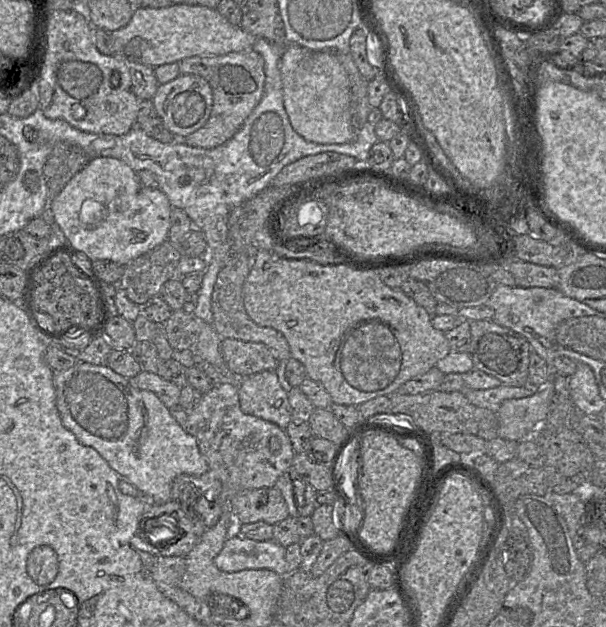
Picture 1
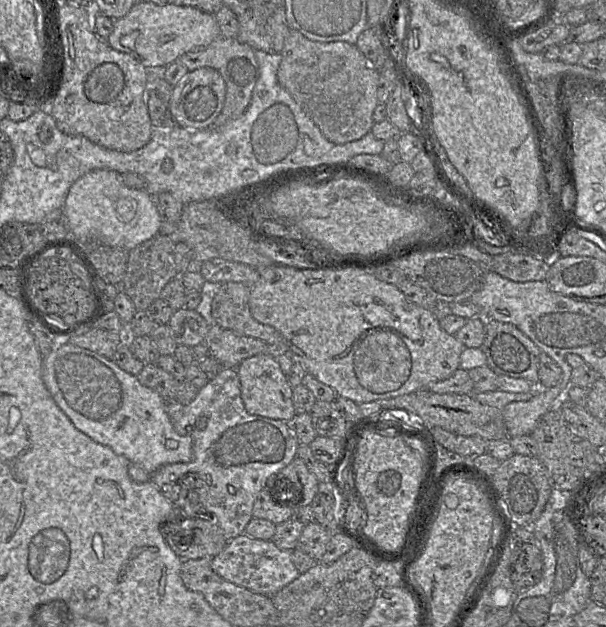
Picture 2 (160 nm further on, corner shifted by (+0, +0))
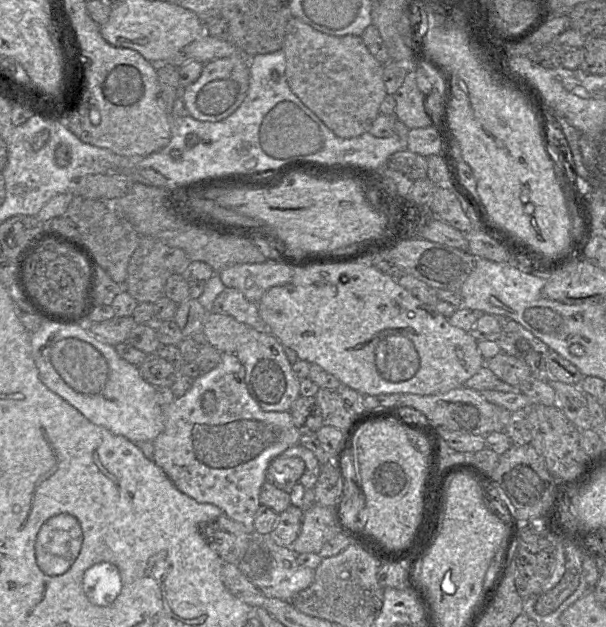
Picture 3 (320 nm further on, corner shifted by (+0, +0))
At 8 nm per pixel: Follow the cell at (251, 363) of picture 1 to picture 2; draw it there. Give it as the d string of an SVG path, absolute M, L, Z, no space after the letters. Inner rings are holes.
M217 324L209 326L205 343L209 349L209 355L225 368L236 369L247 358L271 352L264 341L237 334Z

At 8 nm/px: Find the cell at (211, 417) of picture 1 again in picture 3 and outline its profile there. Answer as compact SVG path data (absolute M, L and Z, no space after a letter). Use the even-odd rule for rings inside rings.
M222 353L219 364L193 380L191 388L180 398L162 407L163 431L154 439L155 464L175 487L198 503L217 506L222 514L241 523L254 535L254 517L260 506L259 495L266 481L271 461L286 449L299 443L301 434L290 412L266 412L250 395L245 383L245 369L235 353Z

